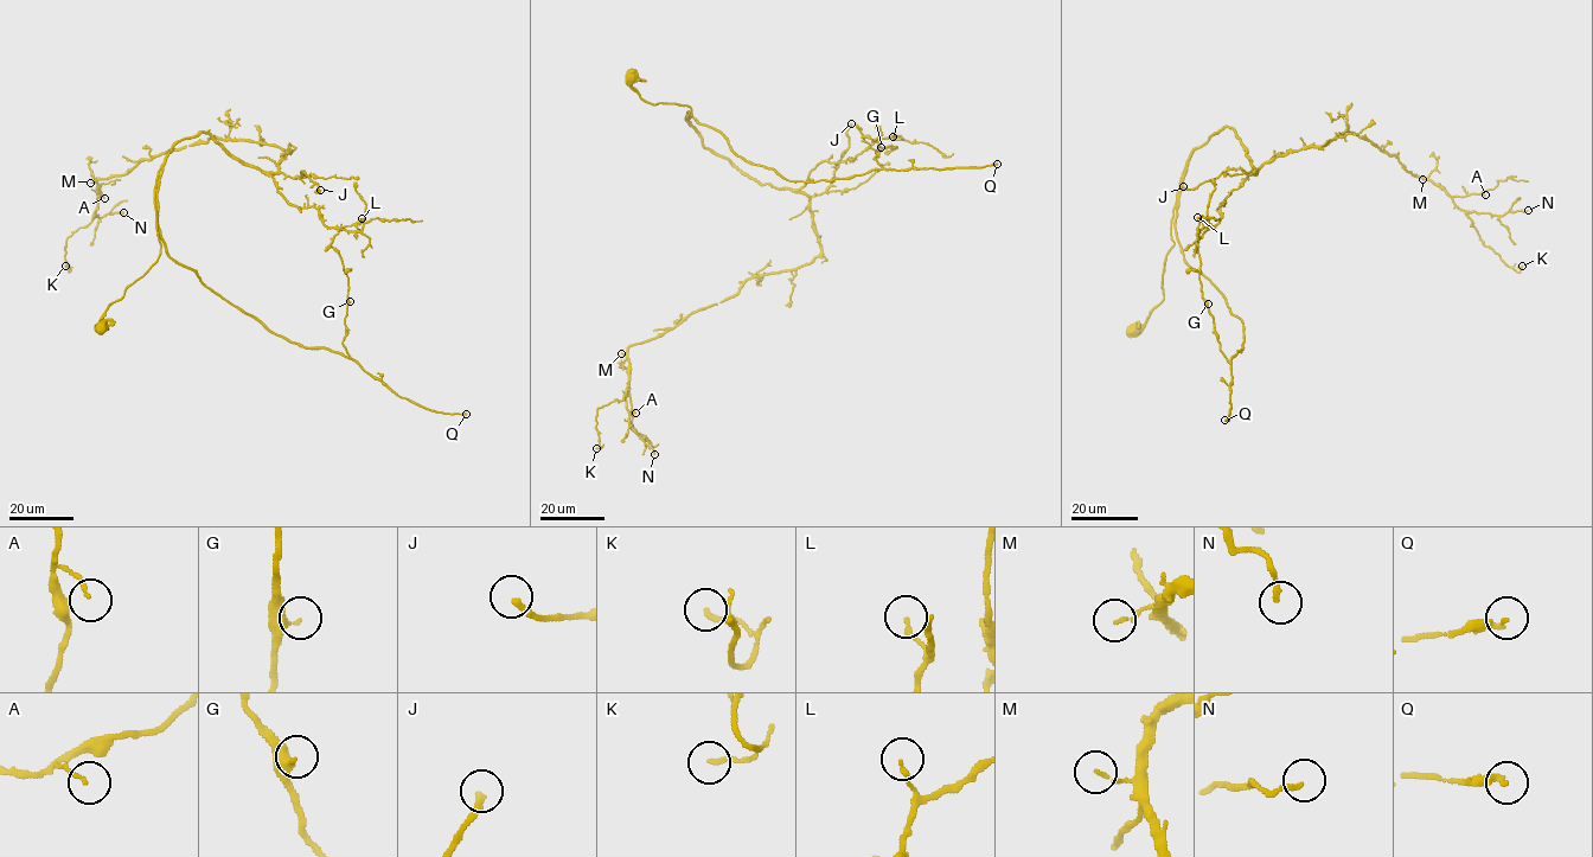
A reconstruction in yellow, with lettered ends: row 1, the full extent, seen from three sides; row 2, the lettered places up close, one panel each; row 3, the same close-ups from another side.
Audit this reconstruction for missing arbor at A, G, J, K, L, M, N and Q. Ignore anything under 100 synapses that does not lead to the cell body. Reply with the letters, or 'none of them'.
Q

